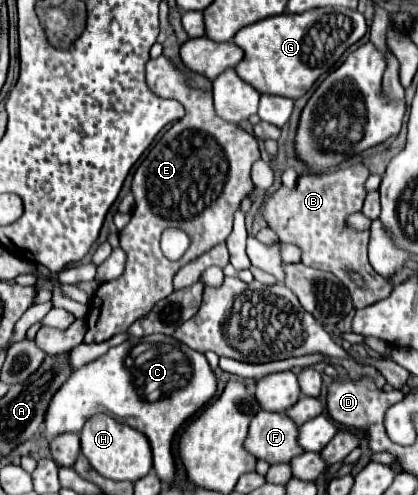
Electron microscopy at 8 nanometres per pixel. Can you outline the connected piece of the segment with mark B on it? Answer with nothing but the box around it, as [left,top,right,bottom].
[262,163,392,309]

